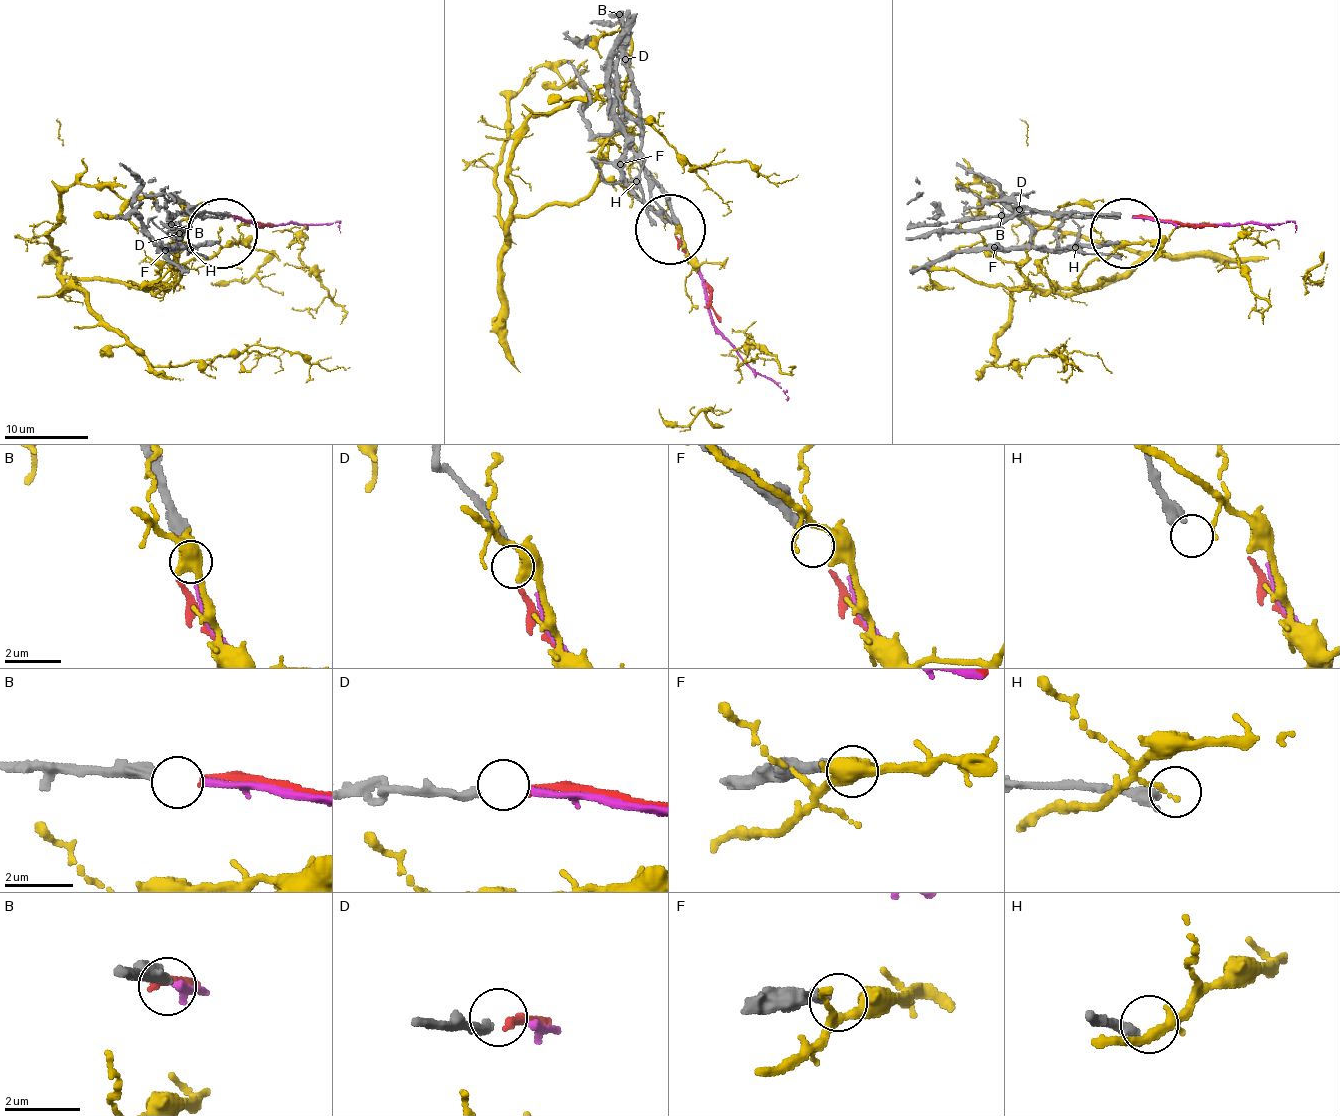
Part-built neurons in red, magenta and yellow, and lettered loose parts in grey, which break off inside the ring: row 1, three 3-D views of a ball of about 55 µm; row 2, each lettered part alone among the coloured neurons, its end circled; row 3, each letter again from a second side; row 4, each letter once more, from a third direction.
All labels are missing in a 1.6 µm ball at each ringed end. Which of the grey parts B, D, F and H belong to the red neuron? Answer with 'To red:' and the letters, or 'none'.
To red: D

